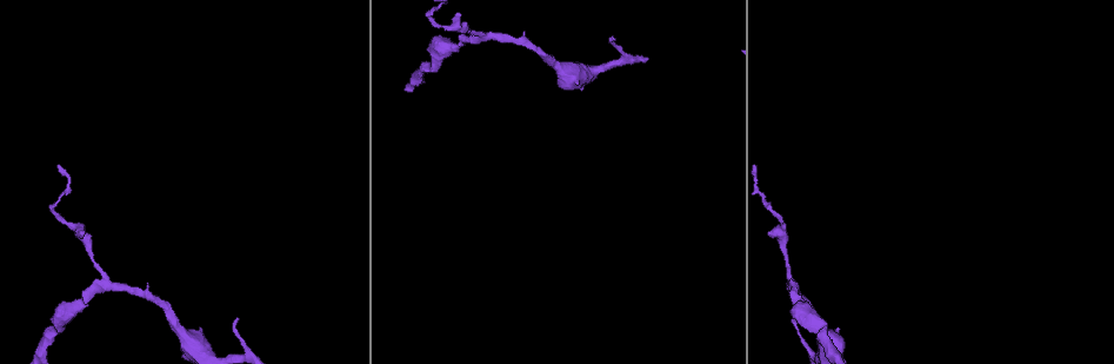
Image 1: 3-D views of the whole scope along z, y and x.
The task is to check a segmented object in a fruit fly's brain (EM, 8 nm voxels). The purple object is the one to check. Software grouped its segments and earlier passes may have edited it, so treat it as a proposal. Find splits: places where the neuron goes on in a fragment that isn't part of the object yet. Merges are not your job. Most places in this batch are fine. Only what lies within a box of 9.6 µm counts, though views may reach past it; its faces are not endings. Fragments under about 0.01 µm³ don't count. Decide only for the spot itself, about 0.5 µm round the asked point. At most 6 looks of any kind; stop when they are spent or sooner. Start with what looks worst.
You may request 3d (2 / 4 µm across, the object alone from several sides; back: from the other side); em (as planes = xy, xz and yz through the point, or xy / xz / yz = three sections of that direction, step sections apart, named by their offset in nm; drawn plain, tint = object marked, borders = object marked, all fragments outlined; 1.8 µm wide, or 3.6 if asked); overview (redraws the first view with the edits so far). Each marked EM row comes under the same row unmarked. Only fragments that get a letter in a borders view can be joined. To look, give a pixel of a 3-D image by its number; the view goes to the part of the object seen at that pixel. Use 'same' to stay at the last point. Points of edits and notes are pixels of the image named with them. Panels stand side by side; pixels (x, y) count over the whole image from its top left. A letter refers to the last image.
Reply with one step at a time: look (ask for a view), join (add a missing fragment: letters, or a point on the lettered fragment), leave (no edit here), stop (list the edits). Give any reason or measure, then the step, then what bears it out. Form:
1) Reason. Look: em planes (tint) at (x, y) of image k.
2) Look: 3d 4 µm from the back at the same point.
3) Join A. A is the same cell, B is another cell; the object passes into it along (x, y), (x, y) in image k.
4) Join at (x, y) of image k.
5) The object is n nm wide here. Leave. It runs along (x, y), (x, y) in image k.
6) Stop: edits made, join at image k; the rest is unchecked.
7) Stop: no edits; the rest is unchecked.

Abrupt turn. Look: em planes (tint) at (429, 16) of image 1.

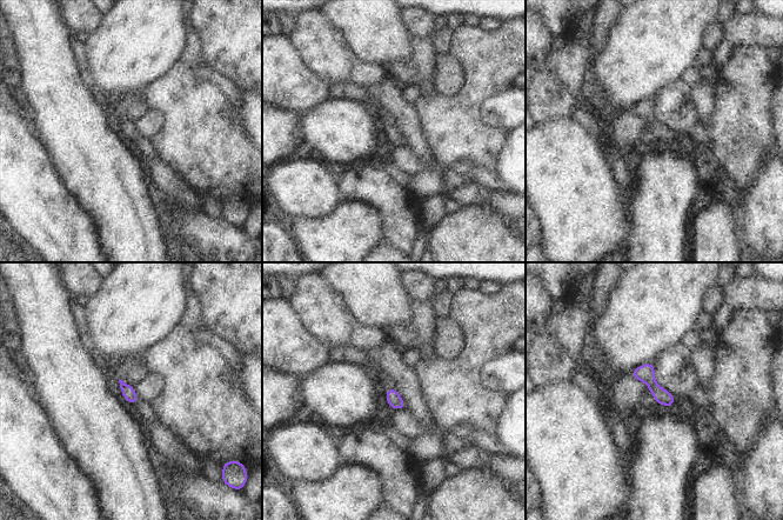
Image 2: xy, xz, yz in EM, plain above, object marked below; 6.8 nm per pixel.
What lies round it. Look: em planes (borders) at the same point.

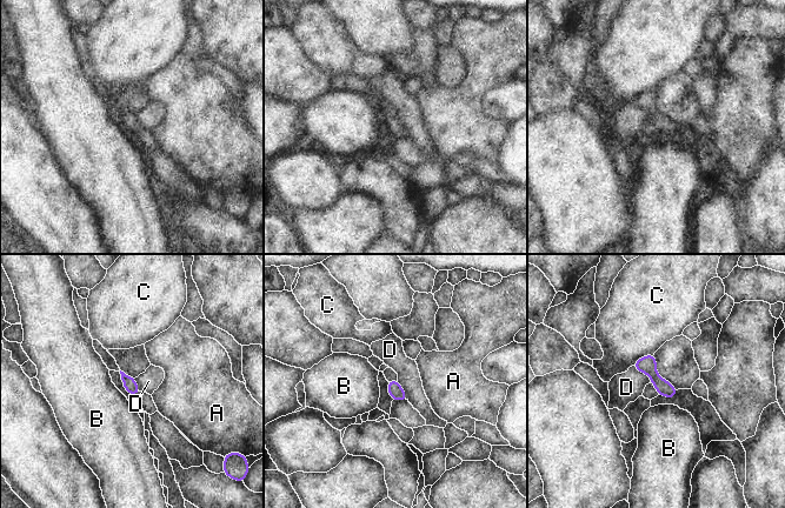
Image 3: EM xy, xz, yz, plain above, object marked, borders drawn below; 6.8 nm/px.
The longest contact is with D, 180 nm. Leave. A, B, C and D are other cells; no lettered fragment goes on from it.

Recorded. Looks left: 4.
Tapers out. Look: 3d 2 µm from the back at (613, 37) of image 1.

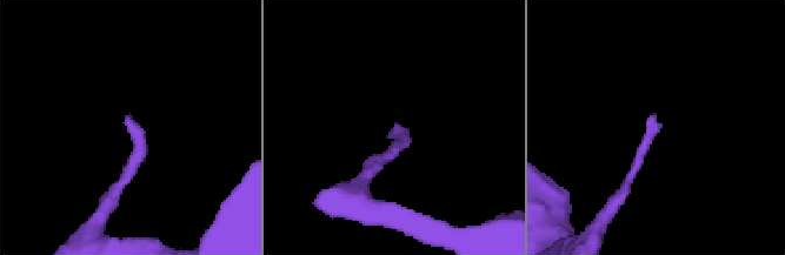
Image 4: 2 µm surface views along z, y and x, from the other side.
Look: em planes (borders) at (647, 119) of image 4.

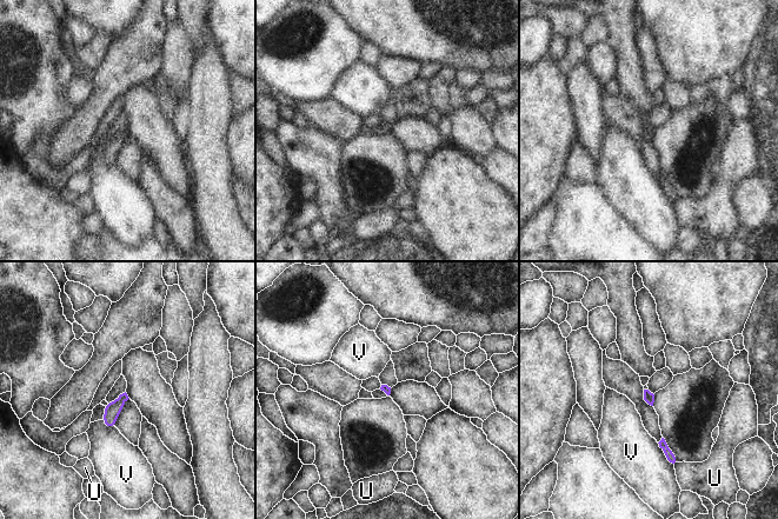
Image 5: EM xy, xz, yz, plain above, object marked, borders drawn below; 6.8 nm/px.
The longest contact is with V, 200 nm. Leave. U and V are other cells; a border runs along (657, 443), (664, 457), (673, 467) in image 5; no lettered fragment goes on from it.

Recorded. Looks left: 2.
A narrow waist. Look: em xy step 16 (tint) at (485, 36) of image 1.

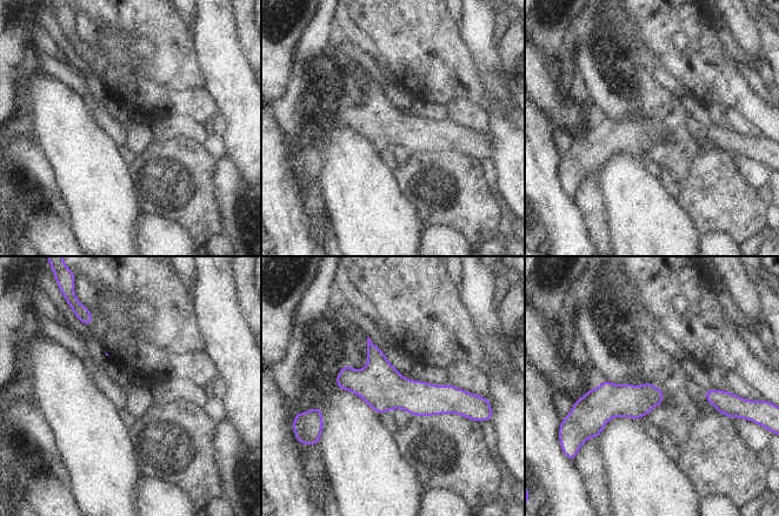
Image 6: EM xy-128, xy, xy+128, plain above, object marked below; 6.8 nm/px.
Another direction. Look: em planes (borders) at the same point.

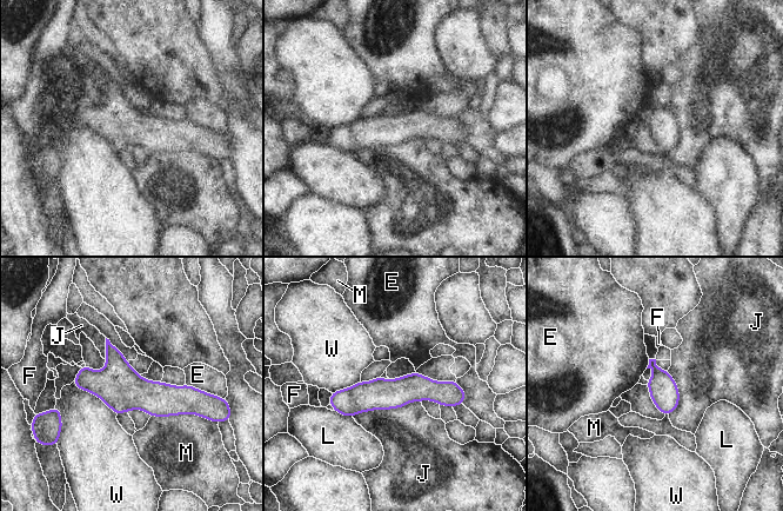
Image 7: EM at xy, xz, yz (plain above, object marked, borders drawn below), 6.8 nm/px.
The object is 200 nm wide here. Leave. E, F, J, L, M and W are other cells; it runs along (462, 396), (397, 392), (332, 402) in image 7; none of them fits.

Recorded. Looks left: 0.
Stop: no edits; the rest is unchecked.

